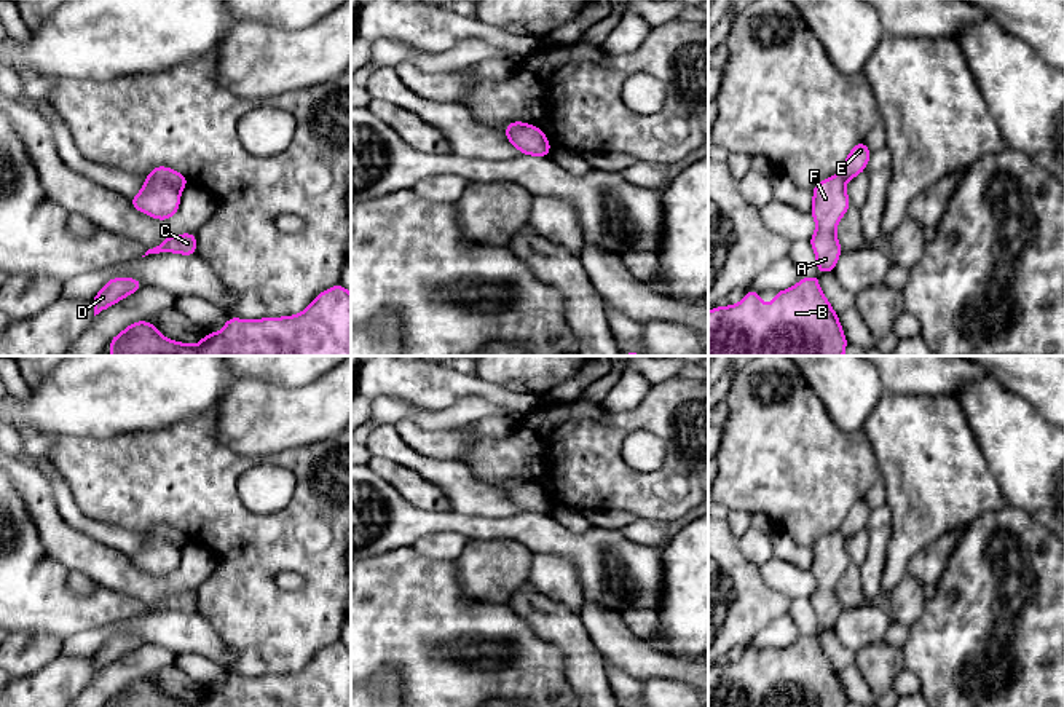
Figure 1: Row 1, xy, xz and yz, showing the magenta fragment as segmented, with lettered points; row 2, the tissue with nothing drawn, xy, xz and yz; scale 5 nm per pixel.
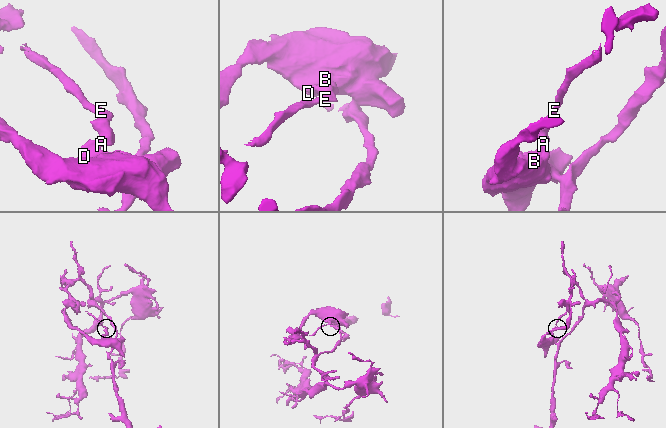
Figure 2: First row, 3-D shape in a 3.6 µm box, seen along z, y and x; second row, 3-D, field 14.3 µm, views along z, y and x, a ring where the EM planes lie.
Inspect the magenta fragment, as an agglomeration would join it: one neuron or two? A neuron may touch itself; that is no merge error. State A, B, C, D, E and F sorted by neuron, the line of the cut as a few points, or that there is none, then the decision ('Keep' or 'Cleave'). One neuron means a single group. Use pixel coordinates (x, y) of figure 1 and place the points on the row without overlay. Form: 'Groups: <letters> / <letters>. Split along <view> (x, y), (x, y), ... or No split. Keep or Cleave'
Groups: A B C D F / E. Split along xy (150, 532), (179, 548). Cleave

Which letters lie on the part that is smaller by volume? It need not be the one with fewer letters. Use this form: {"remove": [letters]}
{"remove": ["E"]}

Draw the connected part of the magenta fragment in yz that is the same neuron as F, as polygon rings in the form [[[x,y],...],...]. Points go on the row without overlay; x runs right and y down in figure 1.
[[[839,531],[828,535],[814,544],[812,552],[810,571],[817,586],[809,600],[817,614],[817,630],[833,630],[844,608],[837,600],[836,584],[850,563],[845,538]]]

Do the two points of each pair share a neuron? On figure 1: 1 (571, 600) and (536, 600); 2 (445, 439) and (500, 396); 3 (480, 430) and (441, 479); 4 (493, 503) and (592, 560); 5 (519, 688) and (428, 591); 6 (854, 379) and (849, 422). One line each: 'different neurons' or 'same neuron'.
1: different neurons
2: different neurons
3: different neurons
4: different neurons
5: same neuron
6: same neuron

